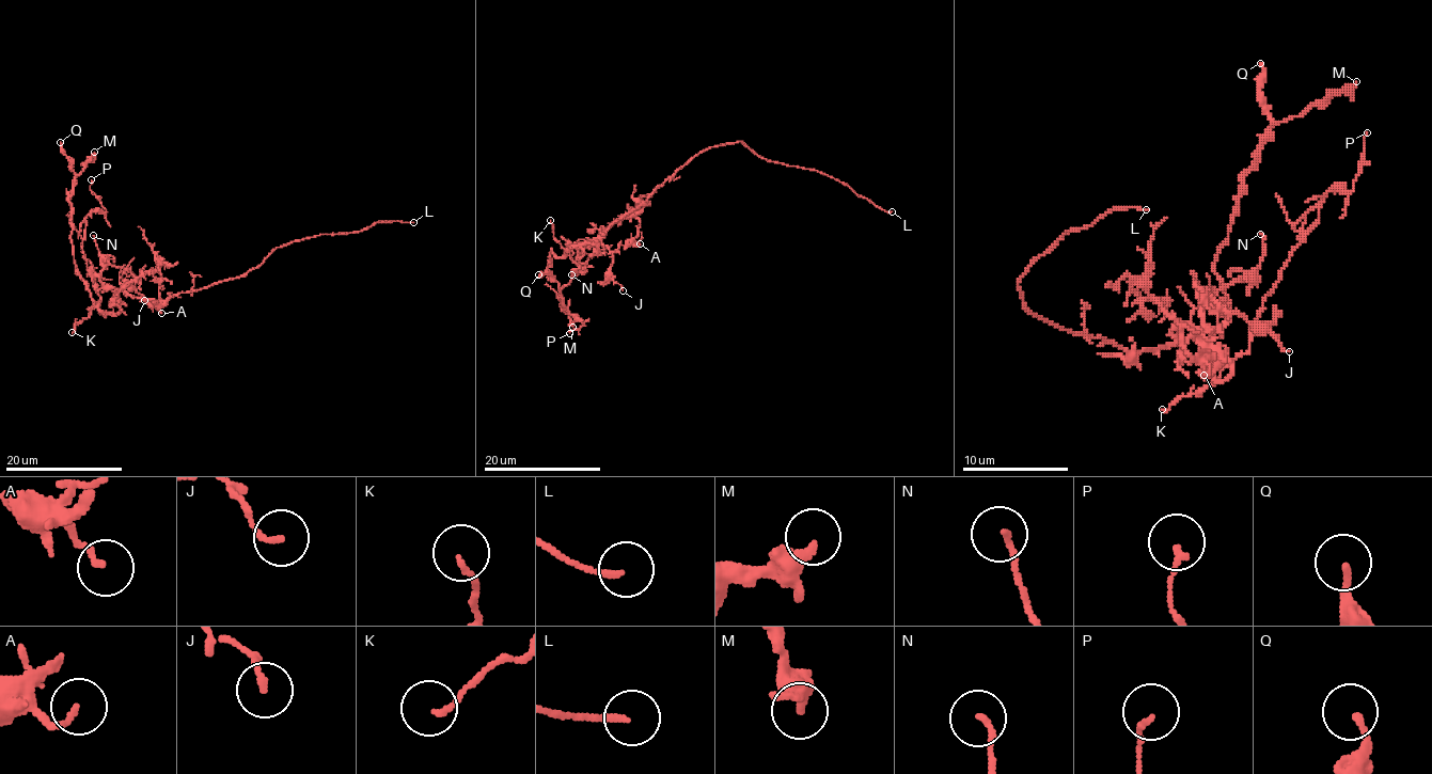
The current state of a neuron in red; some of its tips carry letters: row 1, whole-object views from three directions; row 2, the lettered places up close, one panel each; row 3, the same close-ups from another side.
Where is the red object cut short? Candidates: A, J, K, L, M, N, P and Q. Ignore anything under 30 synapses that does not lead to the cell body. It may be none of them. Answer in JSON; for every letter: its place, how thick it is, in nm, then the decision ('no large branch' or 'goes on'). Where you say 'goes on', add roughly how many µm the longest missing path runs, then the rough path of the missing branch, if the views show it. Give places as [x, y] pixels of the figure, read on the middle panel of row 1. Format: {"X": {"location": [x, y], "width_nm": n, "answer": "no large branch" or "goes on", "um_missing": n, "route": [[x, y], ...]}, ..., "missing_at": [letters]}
{"A": {"location": [640, 243], "width_nm": 140, "answer": "no large branch"}, "J": {"location": [623, 290], "width_nm": 150, "answer": "no large branch"}, "K": {"location": [550, 220], "width_nm": 130, "answer": "no large branch"}, "L": {"location": [892, 211], "width_nm": 170, "answer": "goes on", "um_missing": 6, "route": [[892, 211], [912, 205], [908, 208]]}, "M": {"location": [572, 327], "width_nm": 320, "answer": "no large branch"}, "N": {"location": [571, 274], "width_nm": 140, "answer": "no large branch"}, "P": {"location": [569, 333], "width_nm": 140, "answer": "no large branch"}, "Q": {"location": [538, 274], "width_nm": 170, "answer": "no large branch"}, "missing_at": ["L"]}

